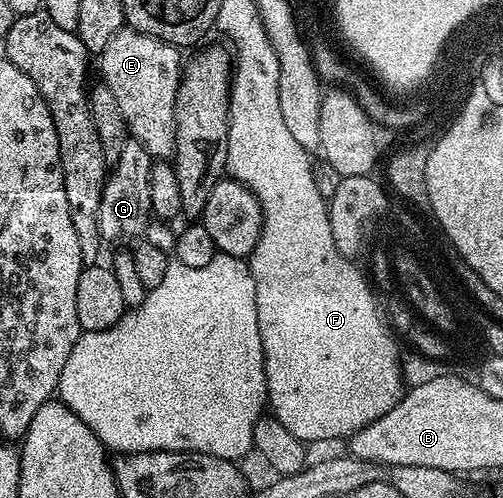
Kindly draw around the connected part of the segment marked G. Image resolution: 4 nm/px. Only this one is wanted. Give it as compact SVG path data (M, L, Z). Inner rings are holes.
M129 138L125 142L125 146L121 146L121 158L117 158L117 162L110 169L106 182L103 183L103 193L101 194L101 210L99 211L99 214L97 216L99 234L100 234L100 237L102 237L104 241L106 241L106 243L107 243L107 240L111 244L119 244L122 242L122 240L132 239L131 241L134 241L136 238L139 238L139 237L134 238L134 236L141 235L142 232L146 230L147 223L149 222L152 223L153 217L151 215L151 203L149 202L149 174L151 173L152 163L153 163L153 158L145 150L145 146L141 146L140 144L138 144L136 140L132 140Z

